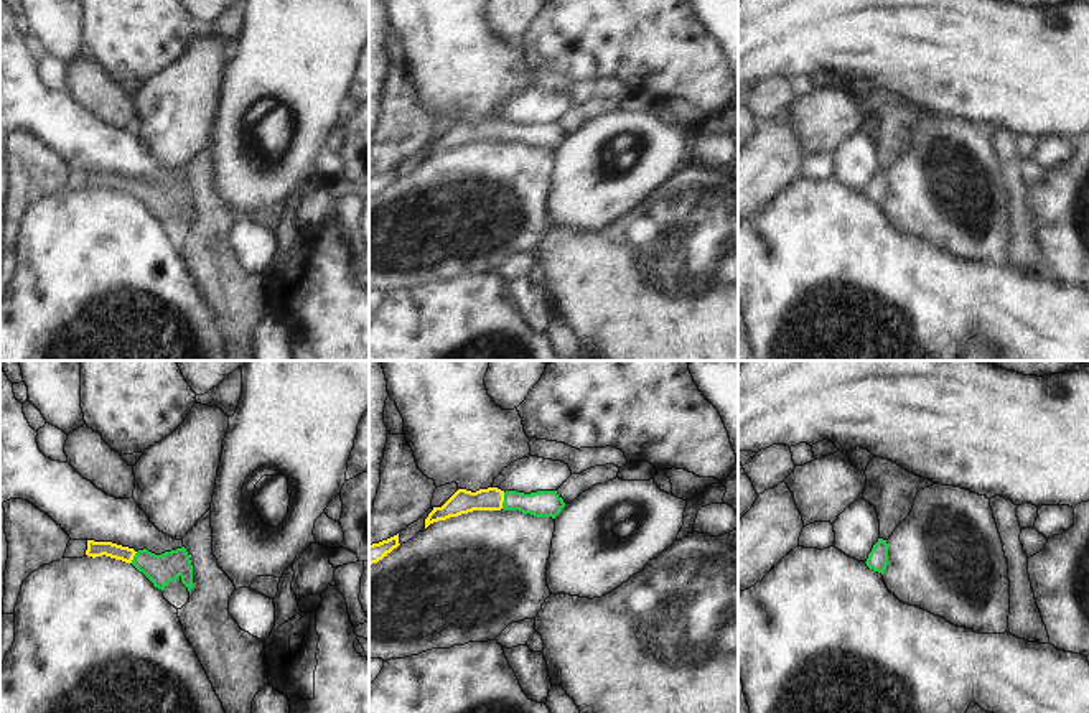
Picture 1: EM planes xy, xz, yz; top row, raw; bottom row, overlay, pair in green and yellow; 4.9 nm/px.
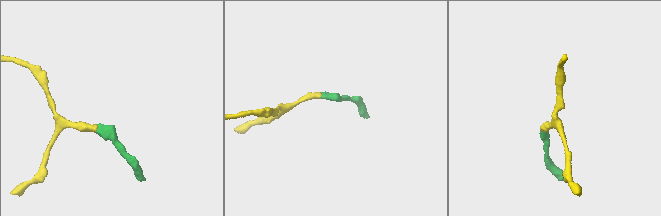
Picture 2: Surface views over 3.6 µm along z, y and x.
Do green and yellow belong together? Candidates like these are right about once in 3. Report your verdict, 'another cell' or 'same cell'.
same cell

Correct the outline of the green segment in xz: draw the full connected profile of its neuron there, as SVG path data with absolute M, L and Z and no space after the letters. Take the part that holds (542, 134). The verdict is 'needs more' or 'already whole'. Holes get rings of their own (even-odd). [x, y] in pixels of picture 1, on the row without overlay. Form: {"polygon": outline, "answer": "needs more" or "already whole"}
{"polygon": "M498 119L479 120L476 123L458 120L442 138L425 150L425 160L438 151L458 148L473 142L519 142L534 148L555 150L565 138L557 122L537 122L530 125L517 122L501 122Z", "answer": "needs more"}

